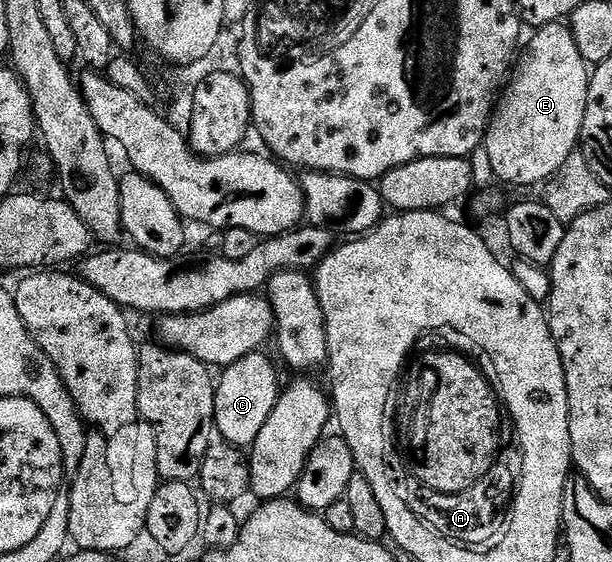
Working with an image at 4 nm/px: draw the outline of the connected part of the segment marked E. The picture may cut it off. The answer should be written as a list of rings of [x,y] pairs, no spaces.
[[[554,22],[538,27],[532,34],[535,35],[528,42],[526,39],[509,75],[509,81],[495,103],[485,139],[495,178],[499,182],[508,182],[511,186],[535,186],[538,182],[539,186],[546,183],[555,177],[569,154],[577,149],[585,120],[587,89],[591,83],[589,64],[577,49],[577,40],[573,40],[570,25]]]

